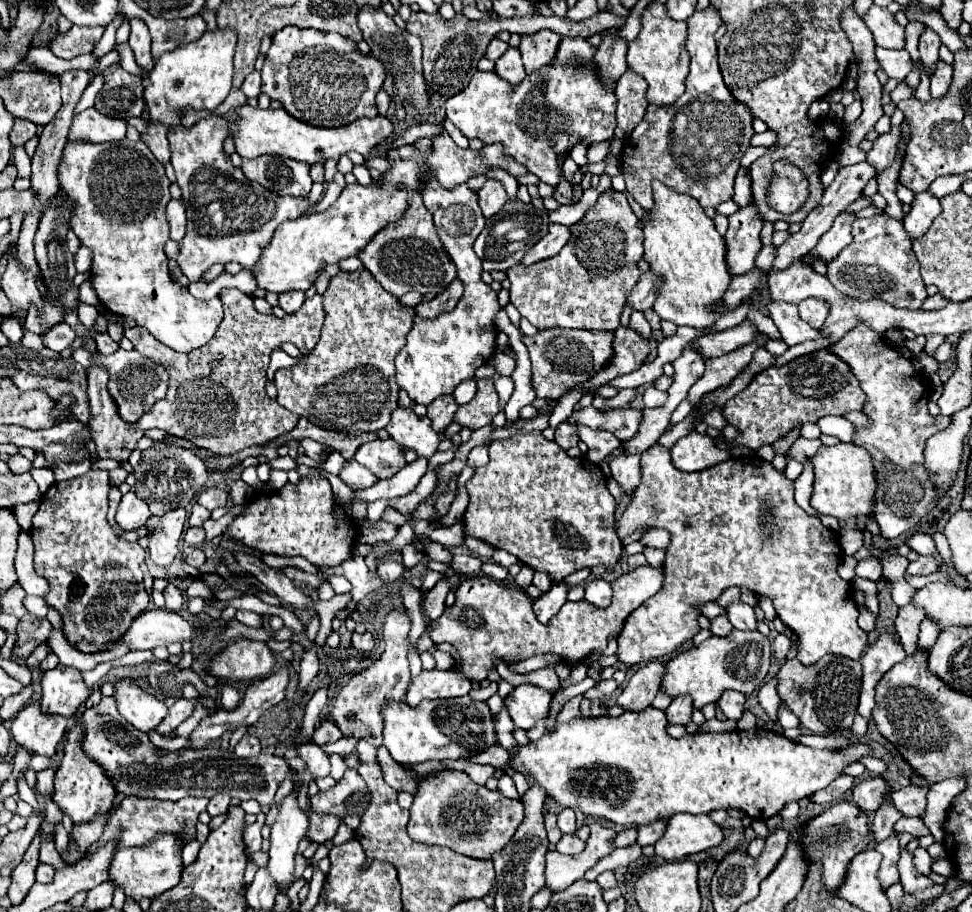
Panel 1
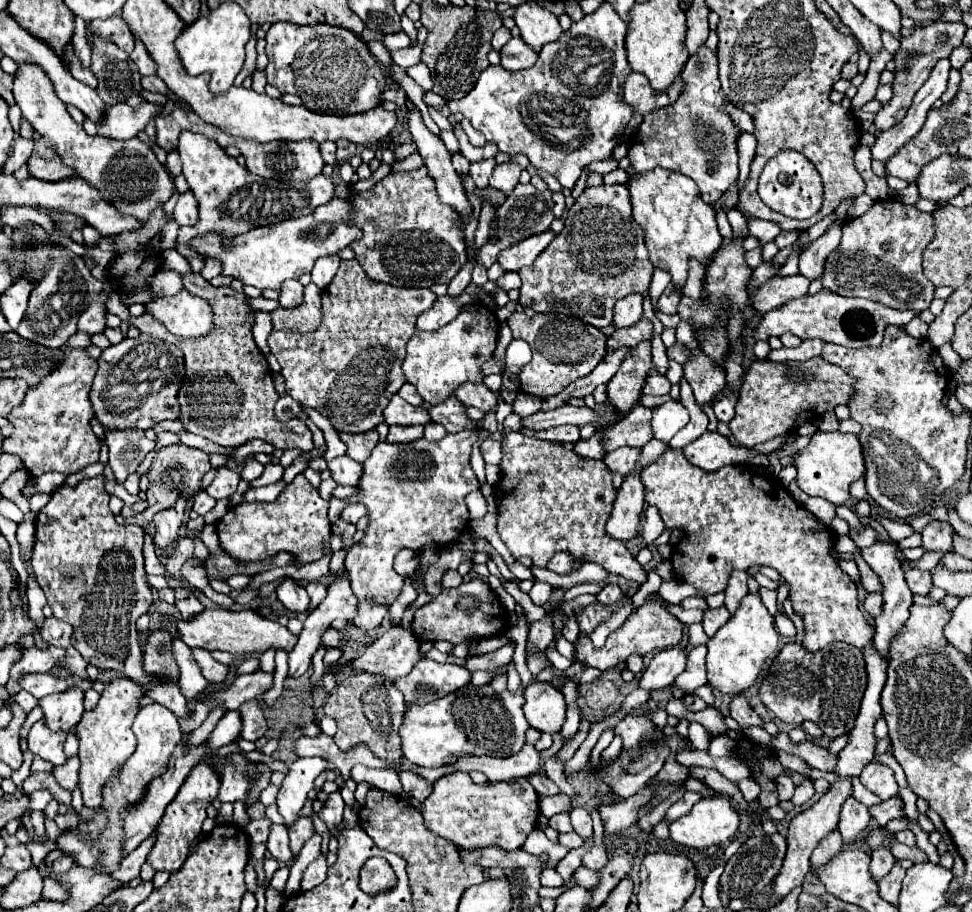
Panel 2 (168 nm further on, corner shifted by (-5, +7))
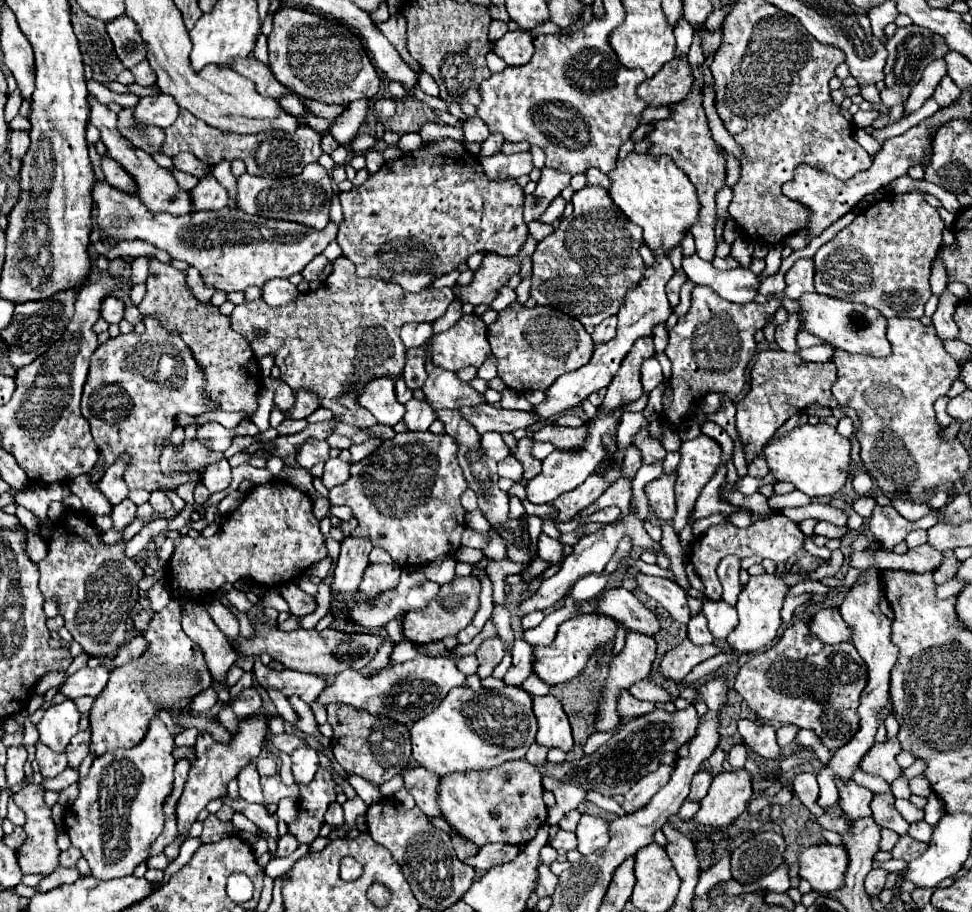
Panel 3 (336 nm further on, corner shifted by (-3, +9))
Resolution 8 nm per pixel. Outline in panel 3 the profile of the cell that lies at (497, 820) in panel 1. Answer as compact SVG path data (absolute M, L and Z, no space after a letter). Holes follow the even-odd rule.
M508 761L490 771L452 773L440 781L440 809L444 819L478 847L488 843L528 843L548 817L542 799L544 787L540 773L526 761Z

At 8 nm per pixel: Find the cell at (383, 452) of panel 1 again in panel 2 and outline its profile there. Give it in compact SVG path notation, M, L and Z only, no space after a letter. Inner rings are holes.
M390 427L388 435L386 435L386 443L414 443L418 439L422 439L422 427Z

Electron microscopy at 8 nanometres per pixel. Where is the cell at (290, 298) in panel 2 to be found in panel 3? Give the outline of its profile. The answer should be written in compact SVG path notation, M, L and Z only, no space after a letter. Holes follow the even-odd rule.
M286 278L272 279L262 287L262 299L270 307L280 307L280 305L284 305L284 303L288 303L294 297L300 295L297 287L292 285Z

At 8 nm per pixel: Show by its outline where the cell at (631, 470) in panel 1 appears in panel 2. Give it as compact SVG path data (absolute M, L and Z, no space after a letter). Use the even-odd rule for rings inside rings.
M630 473L624 477L618 497L614 501L614 509L606 525L608 535L614 539L622 539L624 543L632 539L638 533L642 511L644 511L644 485L638 473Z

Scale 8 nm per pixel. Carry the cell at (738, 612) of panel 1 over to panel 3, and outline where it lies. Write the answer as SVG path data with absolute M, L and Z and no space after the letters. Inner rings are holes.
M734 555L732 557L724 557L722 563L718 565L718 577L720 577L720 583L724 587L724 595L722 597L730 605L736 603L738 593L740 593L738 573L740 573L740 559L736 559Z

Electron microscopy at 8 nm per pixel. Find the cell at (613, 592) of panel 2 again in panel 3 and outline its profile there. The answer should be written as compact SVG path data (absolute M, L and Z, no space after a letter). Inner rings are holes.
M622 587L604 591L604 595L598 601L598 611L614 619L622 619L630 629L646 635L656 635L662 631L656 615L648 611L628 589Z

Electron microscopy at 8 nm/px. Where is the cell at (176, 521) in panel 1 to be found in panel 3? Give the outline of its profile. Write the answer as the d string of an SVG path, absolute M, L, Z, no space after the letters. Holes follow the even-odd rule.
M153 491L150 493L149 503L154 511L166 511L172 507L172 501L168 499L163 491Z

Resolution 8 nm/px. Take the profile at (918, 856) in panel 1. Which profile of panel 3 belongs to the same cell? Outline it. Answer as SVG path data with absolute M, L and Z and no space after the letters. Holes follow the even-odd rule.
M934 791L928 795L928 803L926 803L924 811L926 811L926 817L924 817L924 821L926 821L926 823L930 823L932 827L934 827L934 825L940 821L940 817L946 813L942 799L940 799L940 797L938 797Z

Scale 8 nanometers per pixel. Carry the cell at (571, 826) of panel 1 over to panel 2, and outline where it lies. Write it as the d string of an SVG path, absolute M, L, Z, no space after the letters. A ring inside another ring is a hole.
M574 807L570 811L570 821L572 821L572 827L574 831L580 835L580 837L590 837L592 835L592 817L586 809L582 807Z

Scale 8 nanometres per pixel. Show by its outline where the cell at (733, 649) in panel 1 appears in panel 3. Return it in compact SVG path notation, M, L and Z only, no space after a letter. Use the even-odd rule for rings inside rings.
M760 575L760 577L750 577L748 585L744 587L744 591L738 595L738 603L736 603L736 609L738 609L738 617L740 617L740 623L738 627L728 635L728 645L734 649L734 651L744 651L744 653L754 653L754 651L762 651L764 647L768 647L776 633L778 633L778 627L782 625L782 619L780 619L780 609L782 609L782 603L784 603L784 597L788 593L788 585L782 581L782 577L776 577L776 575Z

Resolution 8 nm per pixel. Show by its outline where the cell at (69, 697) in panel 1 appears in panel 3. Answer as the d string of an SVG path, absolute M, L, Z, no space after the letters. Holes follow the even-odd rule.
M72 699L46 709L44 719L38 723L40 743L56 753L64 753L70 739L78 733L80 713Z

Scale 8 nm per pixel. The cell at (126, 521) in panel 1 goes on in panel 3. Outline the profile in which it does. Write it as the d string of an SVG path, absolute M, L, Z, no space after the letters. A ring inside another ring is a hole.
M124 499L120 505L116 505L112 509L110 517L114 521L114 529L122 531L122 529L126 529L134 521L134 517L136 517L136 505L130 499Z

